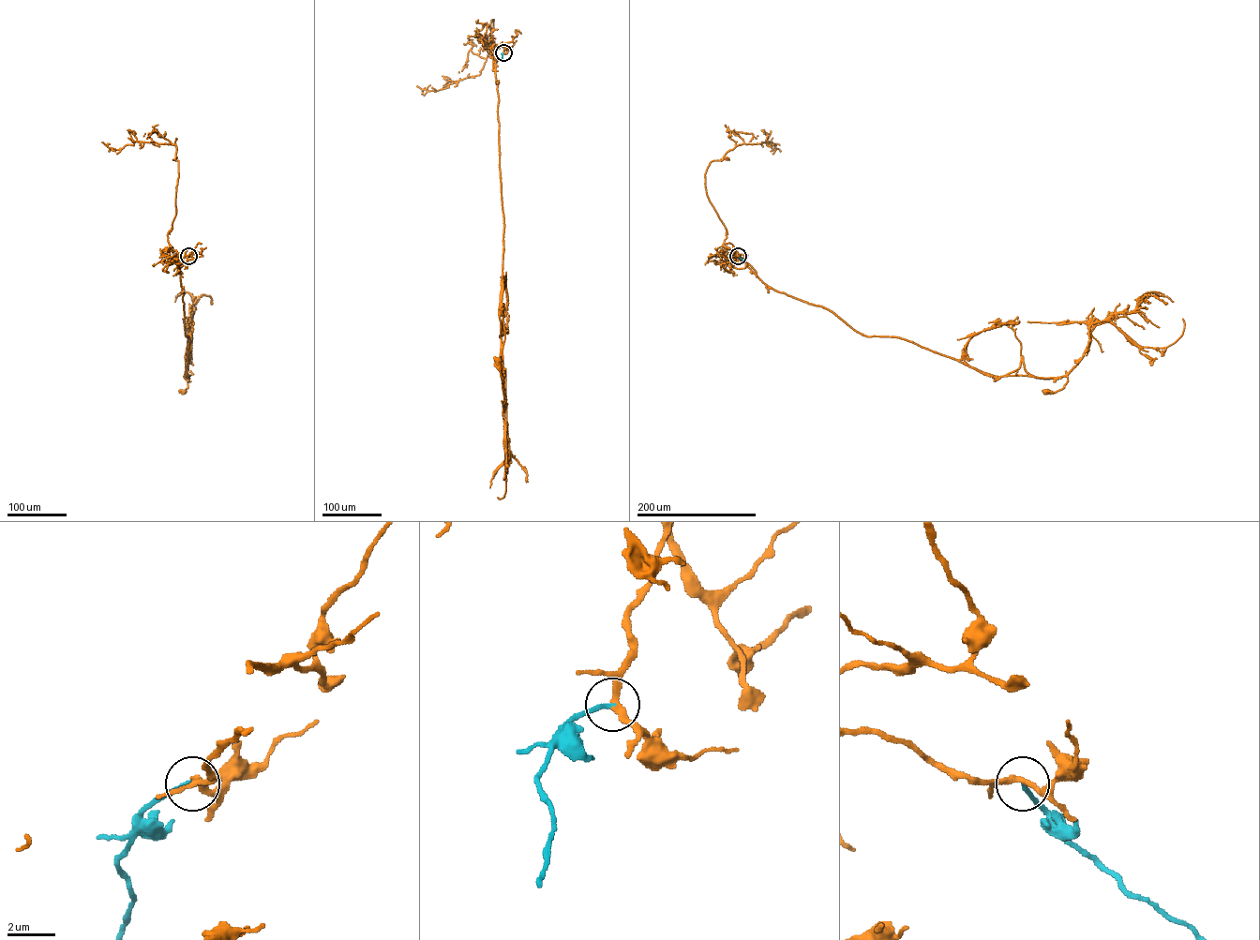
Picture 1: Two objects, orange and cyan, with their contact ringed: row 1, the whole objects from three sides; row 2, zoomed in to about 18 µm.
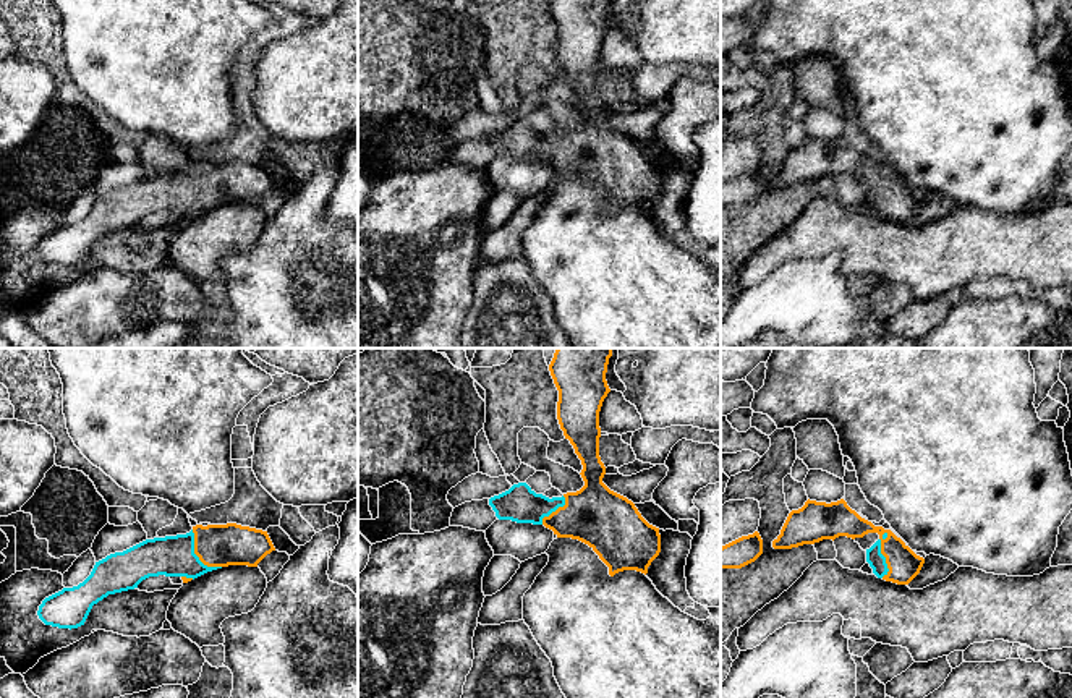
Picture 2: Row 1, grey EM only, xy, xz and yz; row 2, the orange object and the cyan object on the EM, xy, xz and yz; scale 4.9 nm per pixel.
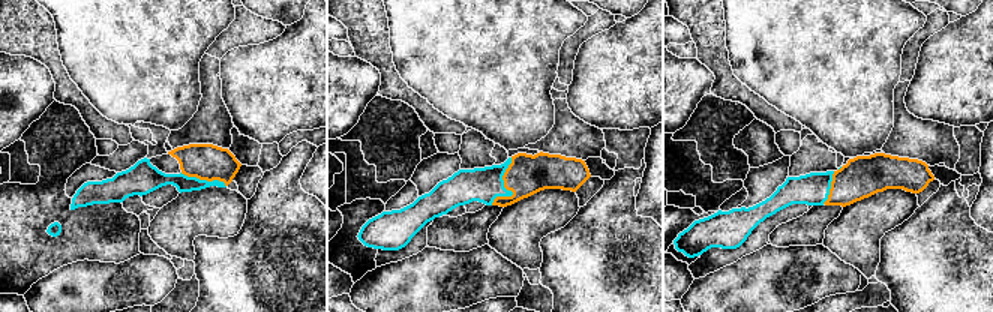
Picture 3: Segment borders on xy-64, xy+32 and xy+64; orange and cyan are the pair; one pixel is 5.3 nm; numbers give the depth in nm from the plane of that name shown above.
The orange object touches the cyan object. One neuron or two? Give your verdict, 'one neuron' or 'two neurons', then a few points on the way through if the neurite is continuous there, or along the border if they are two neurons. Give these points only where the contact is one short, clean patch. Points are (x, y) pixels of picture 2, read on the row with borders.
one neuron

